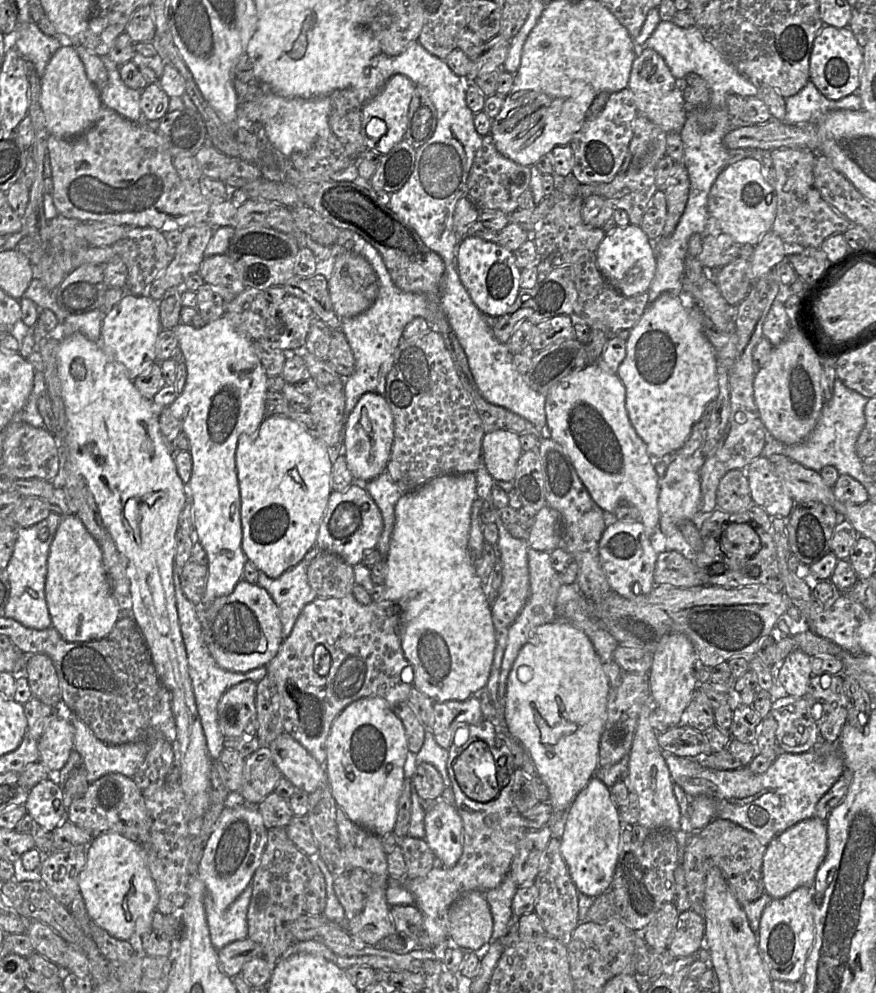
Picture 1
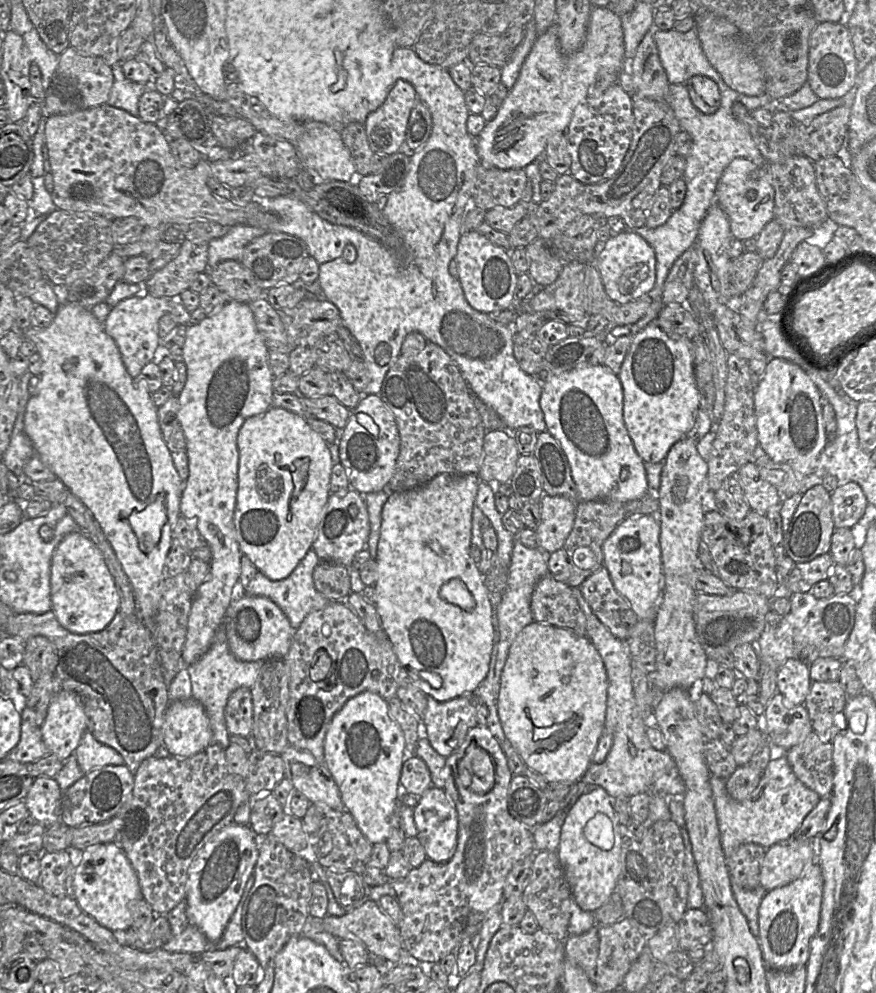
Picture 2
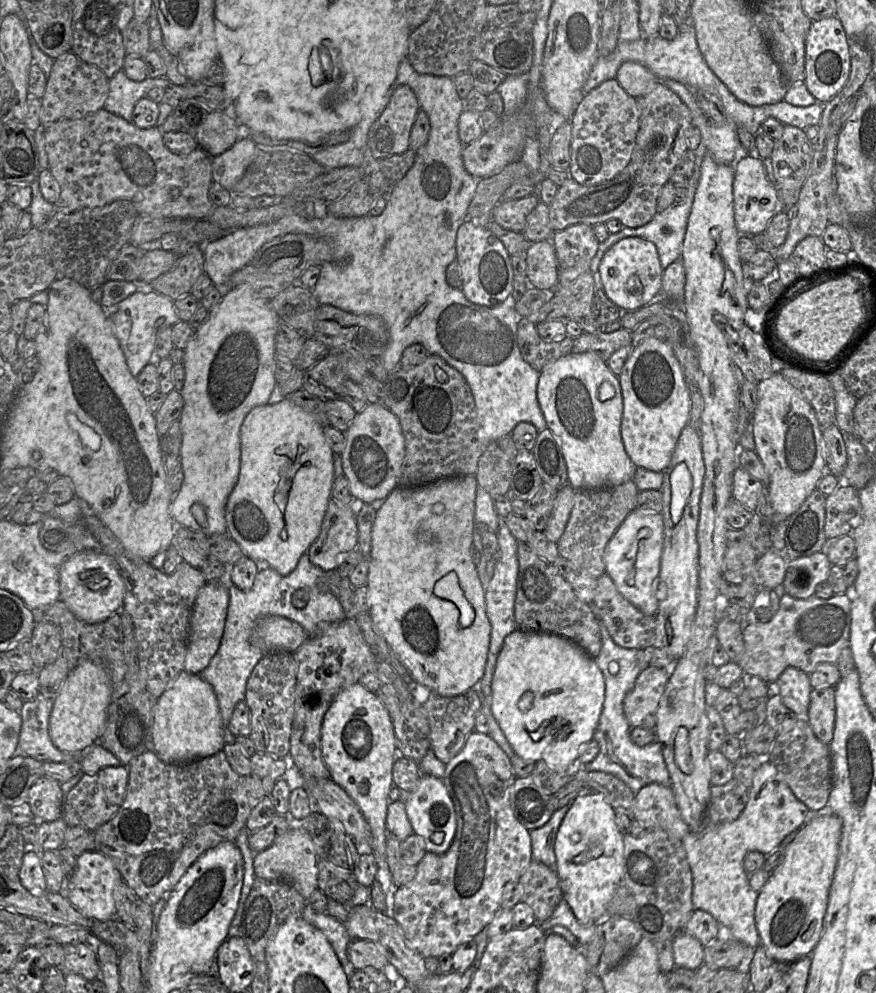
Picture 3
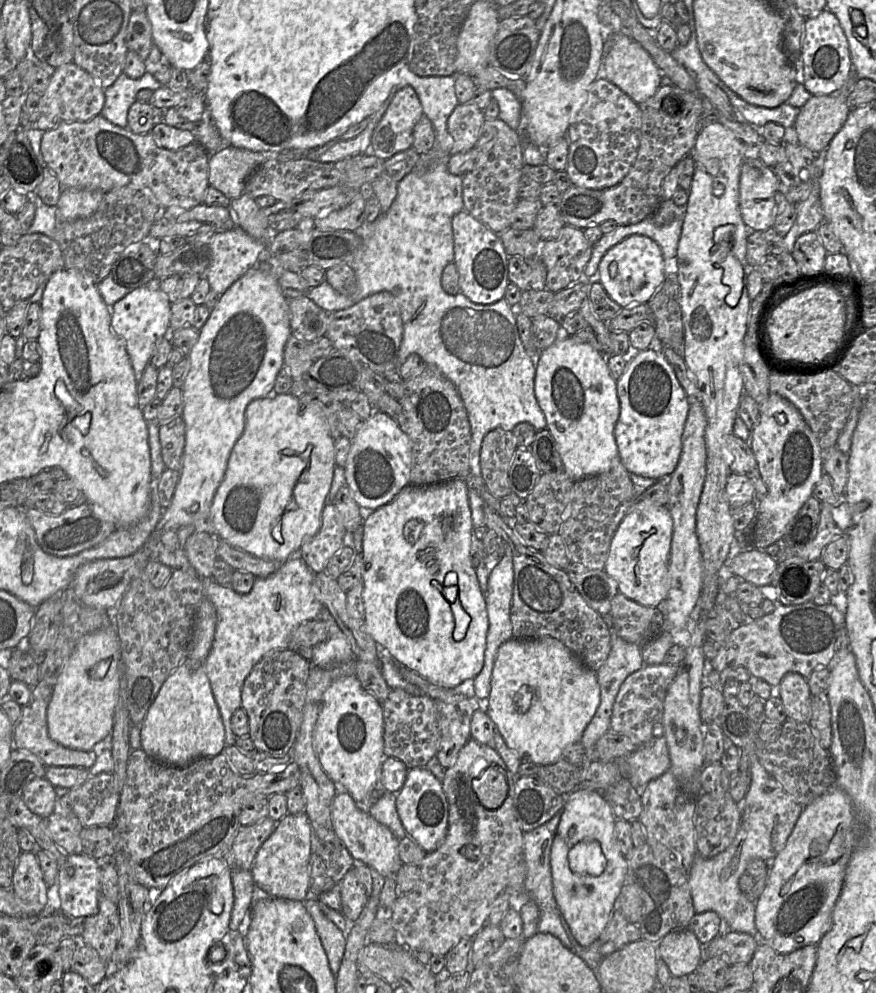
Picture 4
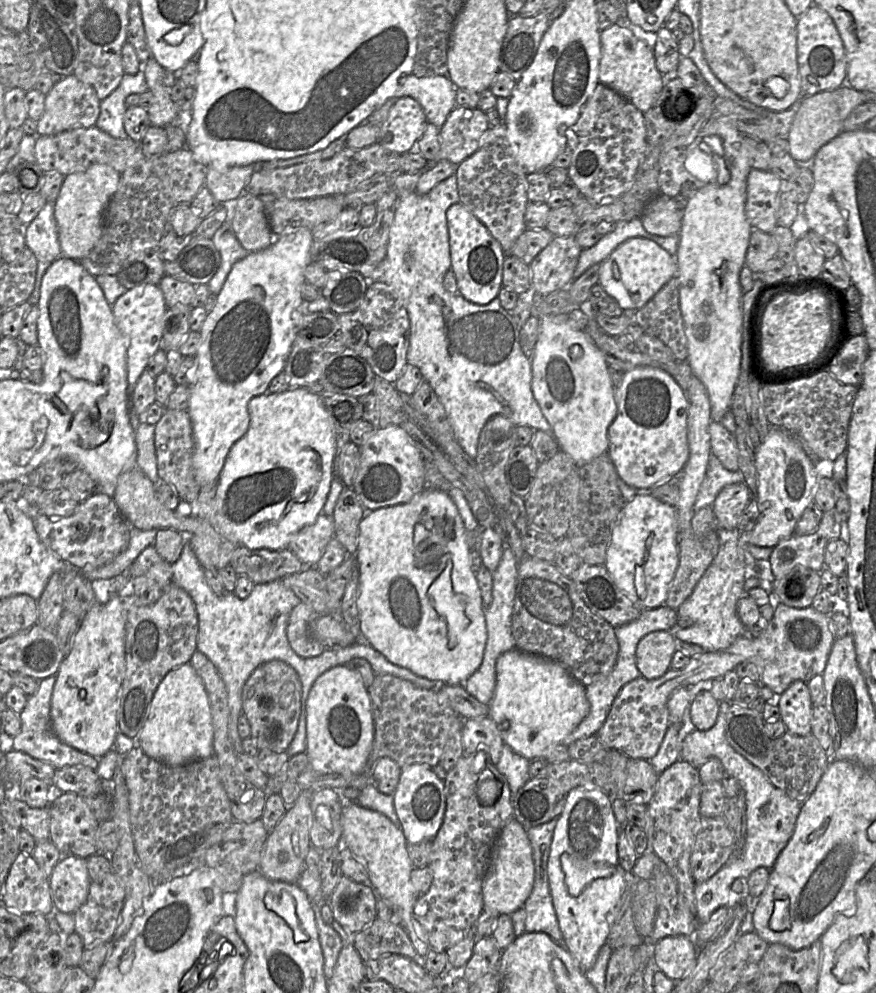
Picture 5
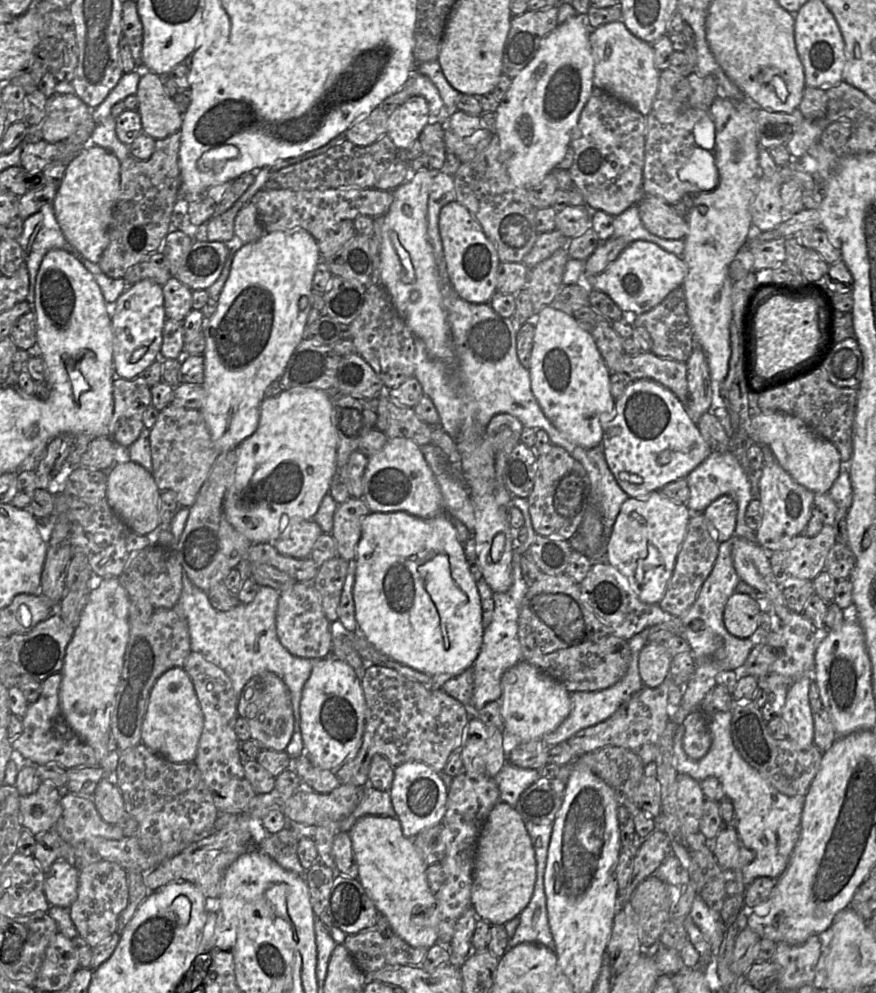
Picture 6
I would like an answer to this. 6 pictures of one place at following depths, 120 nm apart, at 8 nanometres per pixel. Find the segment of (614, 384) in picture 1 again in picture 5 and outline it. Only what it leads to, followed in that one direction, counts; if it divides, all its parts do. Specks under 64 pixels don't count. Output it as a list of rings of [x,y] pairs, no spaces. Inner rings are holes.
[[[546,315],[539,318],[539,335],[535,346],[533,358],[531,359],[531,389],[535,400],[537,401],[542,414],[552,428],[552,435],[556,439],[560,450],[568,454],[576,464],[583,465],[597,458],[598,456],[607,453],[608,450],[608,428],[617,415],[617,404],[615,402],[615,388],[611,382],[608,373],[608,364],[602,354],[597,348],[592,338],[584,330],[576,330],[568,325],[567,322],[555,323],[553,316]]]

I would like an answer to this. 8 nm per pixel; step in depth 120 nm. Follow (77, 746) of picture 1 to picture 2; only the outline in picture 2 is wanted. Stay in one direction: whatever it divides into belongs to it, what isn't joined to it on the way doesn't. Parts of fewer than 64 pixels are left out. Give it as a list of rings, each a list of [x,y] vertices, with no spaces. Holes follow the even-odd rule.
[[[88,730],[83,734],[75,756],[85,774],[106,765],[125,764],[123,757],[115,749],[97,741]]]

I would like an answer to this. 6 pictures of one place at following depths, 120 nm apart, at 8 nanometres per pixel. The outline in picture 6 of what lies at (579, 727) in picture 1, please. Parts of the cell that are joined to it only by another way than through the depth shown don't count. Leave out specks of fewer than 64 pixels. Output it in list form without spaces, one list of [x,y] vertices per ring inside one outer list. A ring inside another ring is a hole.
[[[524,659],[503,673],[501,678],[501,691],[499,704],[501,716],[504,721],[504,728],[502,731],[507,731],[518,736],[521,742],[539,740],[544,735],[553,732],[570,713],[571,695],[568,690],[560,682]]]

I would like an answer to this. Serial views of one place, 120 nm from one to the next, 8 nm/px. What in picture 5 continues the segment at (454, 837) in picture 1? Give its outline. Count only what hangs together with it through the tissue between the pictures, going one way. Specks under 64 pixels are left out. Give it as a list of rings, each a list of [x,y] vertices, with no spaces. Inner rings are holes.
[[[411,764],[401,768],[398,785],[393,793],[394,809],[407,842],[419,844],[431,841],[438,833],[446,811],[444,781],[426,764]]]

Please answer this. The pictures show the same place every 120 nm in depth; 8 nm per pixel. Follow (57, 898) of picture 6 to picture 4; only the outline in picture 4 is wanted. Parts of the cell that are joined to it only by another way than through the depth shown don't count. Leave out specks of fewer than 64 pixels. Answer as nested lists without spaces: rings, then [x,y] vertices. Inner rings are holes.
[[[85,854],[68,855],[60,866],[57,881],[48,889],[48,900],[58,893],[61,913],[80,918],[99,910],[101,862]]]

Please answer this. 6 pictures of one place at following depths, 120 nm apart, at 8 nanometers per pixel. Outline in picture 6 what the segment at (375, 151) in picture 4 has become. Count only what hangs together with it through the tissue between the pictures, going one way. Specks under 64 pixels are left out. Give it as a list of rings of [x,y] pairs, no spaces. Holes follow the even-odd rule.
[[[422,96],[410,97],[388,117],[387,135],[397,149],[411,146],[429,122],[429,106]]]

